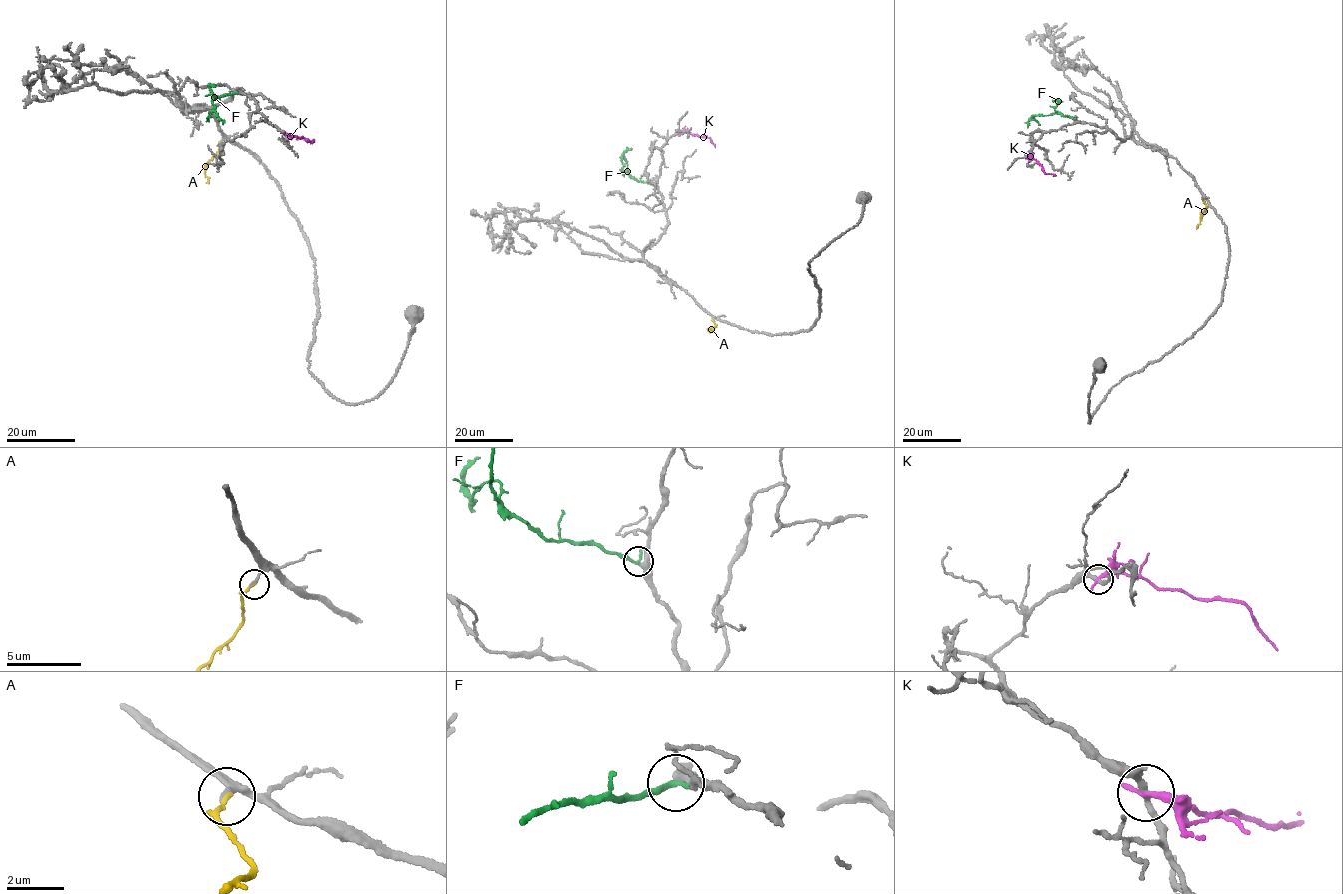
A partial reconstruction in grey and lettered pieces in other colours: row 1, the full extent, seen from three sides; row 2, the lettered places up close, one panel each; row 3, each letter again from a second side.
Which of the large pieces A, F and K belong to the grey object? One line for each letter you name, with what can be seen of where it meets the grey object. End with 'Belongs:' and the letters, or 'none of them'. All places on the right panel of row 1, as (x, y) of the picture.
F: (1081, 122)
Belongs: F

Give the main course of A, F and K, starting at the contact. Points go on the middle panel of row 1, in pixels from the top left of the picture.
A: (713, 318), (716, 325), (709, 330), (713, 330)
F: (655, 185), (637, 181), (628, 173), (623, 153), (630, 149)
K: (681, 133), (708, 137), (715, 147)

